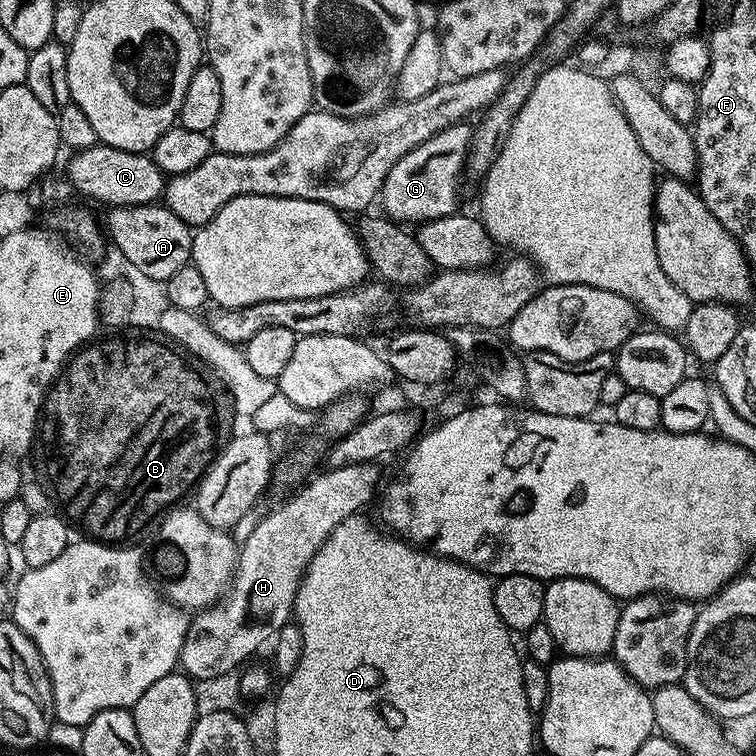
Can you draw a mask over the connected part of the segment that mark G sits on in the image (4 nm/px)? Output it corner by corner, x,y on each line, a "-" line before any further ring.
471,123
455,124
398,158
390,174
386,174
386,182
378,197
379,207
384,207
381,208
383,215
408,226
453,215
457,211
456,199
460,196
460,175
466,172
472,130

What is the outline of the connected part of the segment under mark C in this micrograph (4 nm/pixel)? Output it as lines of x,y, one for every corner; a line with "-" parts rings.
96,143
92,148
87,148
75,153
68,164
66,179
77,193
89,196
92,200
101,200
104,206
115,206
125,208
131,204
151,204
159,201
164,195
166,187
165,173
160,171
159,166
152,161
151,155
143,152
123,152
112,148
109,144

